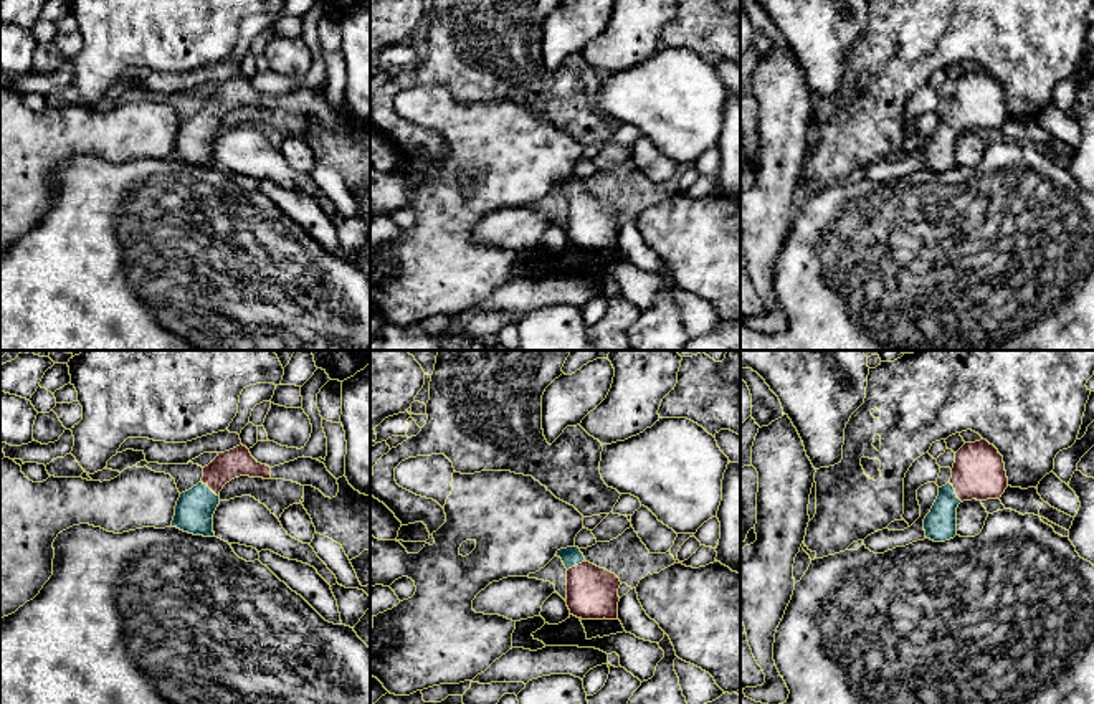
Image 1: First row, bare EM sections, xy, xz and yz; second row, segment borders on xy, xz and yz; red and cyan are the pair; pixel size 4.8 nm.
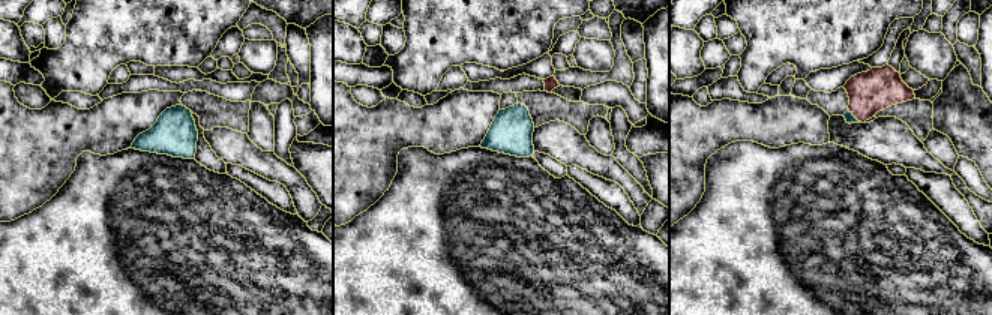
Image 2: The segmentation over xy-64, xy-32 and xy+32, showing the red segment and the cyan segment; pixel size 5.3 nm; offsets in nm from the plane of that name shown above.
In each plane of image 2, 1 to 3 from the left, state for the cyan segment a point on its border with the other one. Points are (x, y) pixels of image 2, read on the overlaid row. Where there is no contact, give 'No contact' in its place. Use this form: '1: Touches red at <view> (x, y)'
1: No contact
2: No contact
3: Touches red at xy+32 (854, 116)

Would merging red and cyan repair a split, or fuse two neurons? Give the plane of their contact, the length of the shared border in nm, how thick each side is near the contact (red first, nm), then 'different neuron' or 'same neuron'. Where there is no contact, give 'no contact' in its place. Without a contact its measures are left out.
meets red in yz; contact 120 nm long; 260 nm thick on the red side, 160 nm on the other; same neuron

